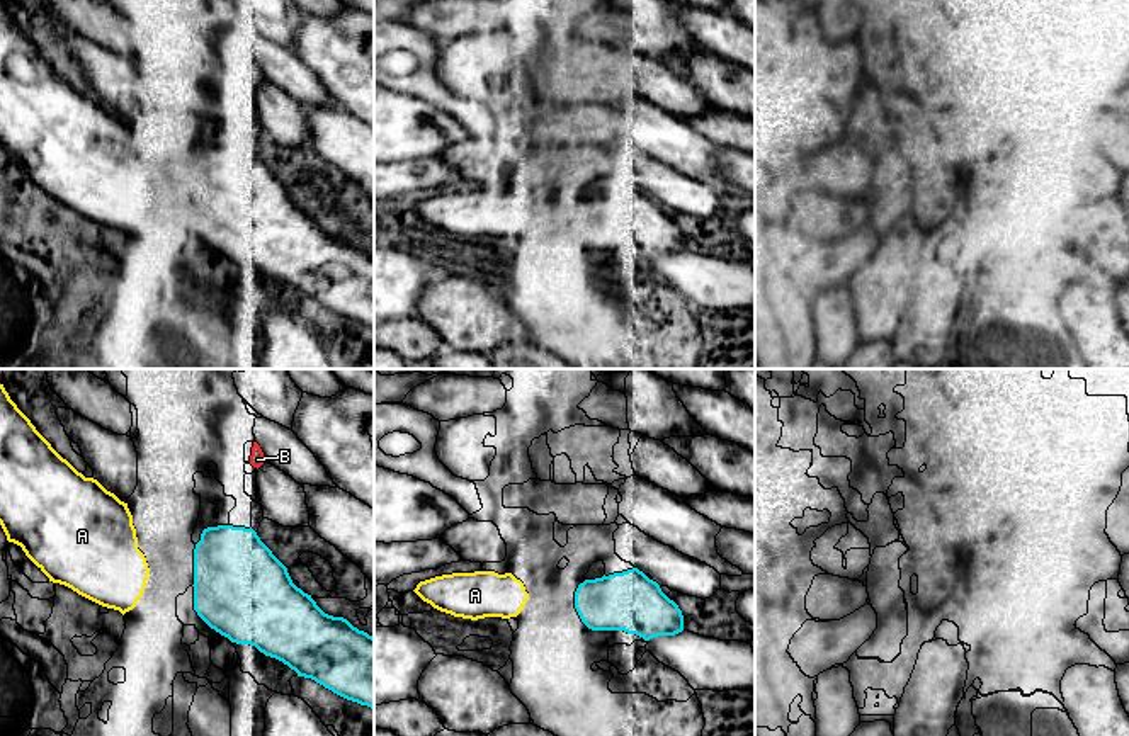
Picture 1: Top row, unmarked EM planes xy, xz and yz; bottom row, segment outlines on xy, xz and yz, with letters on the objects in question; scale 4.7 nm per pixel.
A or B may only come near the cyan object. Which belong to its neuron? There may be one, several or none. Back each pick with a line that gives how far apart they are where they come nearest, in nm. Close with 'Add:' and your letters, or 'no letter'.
A: Distance 220 nm
Add: A

